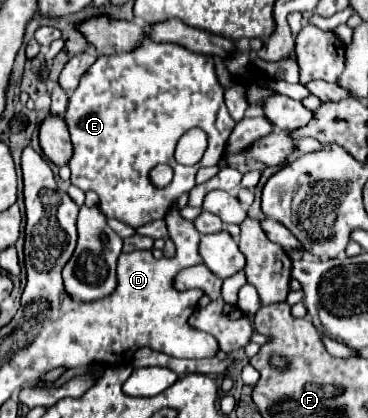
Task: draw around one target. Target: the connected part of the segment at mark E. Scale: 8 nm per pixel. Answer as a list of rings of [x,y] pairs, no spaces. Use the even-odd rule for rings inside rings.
[[[145,40],[141,48],[133,52],[121,52],[117,56],[99,56],[97,62],[85,72],[77,90],[69,98],[69,108],[65,112],[65,122],[69,126],[73,142],[73,158],[69,160],[71,184],[79,186],[83,192],[93,190],[99,196],[99,210],[107,218],[119,218],[133,228],[147,222],[165,218],[175,198],[183,192],[189,192],[195,186],[195,174],[199,166],[179,166],[175,162],[175,146],[179,138],[191,130],[201,128],[209,136],[207,148],[207,166],[219,164],[225,152],[227,138],[235,126],[235,120],[229,116],[223,100],[225,88],[219,82],[215,70],[215,58],[189,52],[179,44],[155,44]],[[157,164],[169,164],[175,170],[173,182],[159,190],[149,182],[149,170]]]

